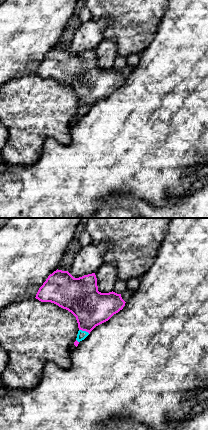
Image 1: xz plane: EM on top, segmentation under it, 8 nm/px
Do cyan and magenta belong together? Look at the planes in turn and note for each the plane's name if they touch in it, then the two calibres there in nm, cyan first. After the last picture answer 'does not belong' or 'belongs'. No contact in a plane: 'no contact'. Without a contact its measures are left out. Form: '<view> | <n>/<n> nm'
xz | 70/300 nm

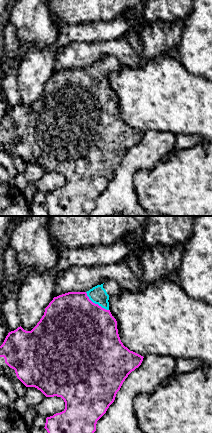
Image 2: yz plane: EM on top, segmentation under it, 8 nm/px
yz | 140/480 nm

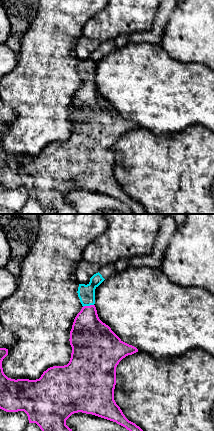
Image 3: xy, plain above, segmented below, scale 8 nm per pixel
xy | 140/320 nm

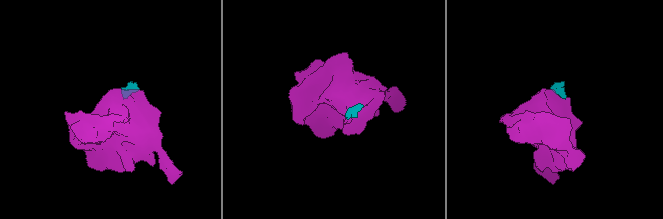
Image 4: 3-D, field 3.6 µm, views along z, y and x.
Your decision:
belongs

